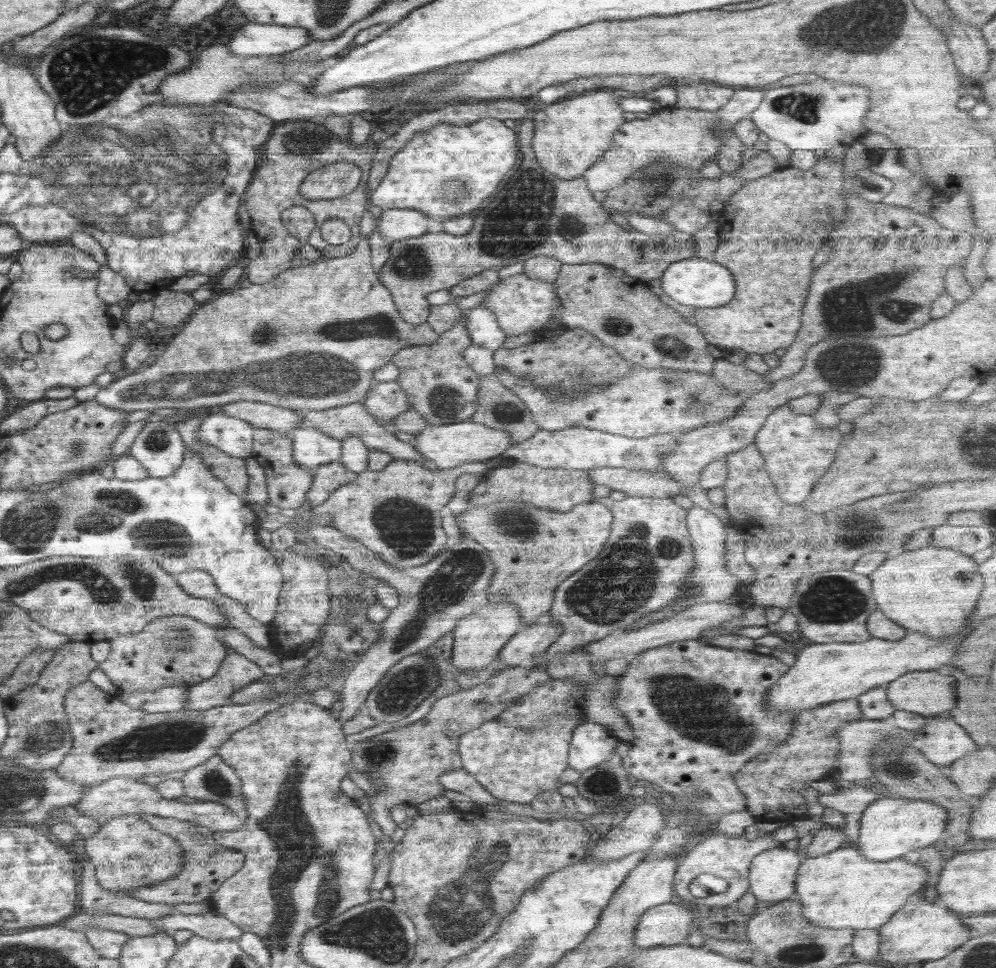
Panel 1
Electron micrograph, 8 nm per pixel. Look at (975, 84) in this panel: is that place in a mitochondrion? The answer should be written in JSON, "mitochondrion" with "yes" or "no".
{"mitochondrion":"no"}

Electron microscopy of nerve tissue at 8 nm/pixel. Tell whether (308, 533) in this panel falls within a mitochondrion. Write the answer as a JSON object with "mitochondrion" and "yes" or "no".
{"mitochondrion":"no"}

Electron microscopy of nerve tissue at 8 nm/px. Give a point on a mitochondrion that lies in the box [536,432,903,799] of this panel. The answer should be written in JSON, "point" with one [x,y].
{"point":[623,580]}

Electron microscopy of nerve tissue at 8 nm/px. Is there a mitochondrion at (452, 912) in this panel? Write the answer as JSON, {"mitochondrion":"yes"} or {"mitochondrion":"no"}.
{"mitochondrion":"yes"}

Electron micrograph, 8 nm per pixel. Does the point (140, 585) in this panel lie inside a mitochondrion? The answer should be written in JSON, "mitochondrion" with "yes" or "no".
{"mitochondrion":"yes"}

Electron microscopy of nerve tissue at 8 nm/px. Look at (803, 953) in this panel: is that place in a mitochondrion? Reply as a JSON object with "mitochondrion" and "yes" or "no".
{"mitochondrion":"yes"}

